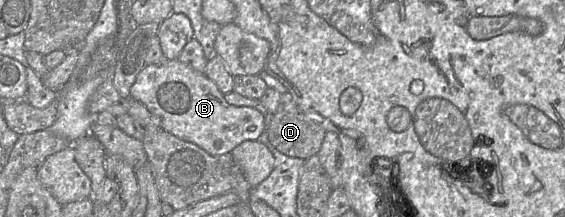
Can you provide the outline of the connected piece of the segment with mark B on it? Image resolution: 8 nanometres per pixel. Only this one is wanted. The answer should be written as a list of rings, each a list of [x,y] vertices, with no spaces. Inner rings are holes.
[[[166,60],[161,65],[146,65],[137,75],[130,97],[139,101],[158,119],[158,124],[172,135],[193,143],[213,156],[231,153],[245,141],[259,140],[264,131],[265,115],[246,106],[230,105],[216,84],[179,60]]]

